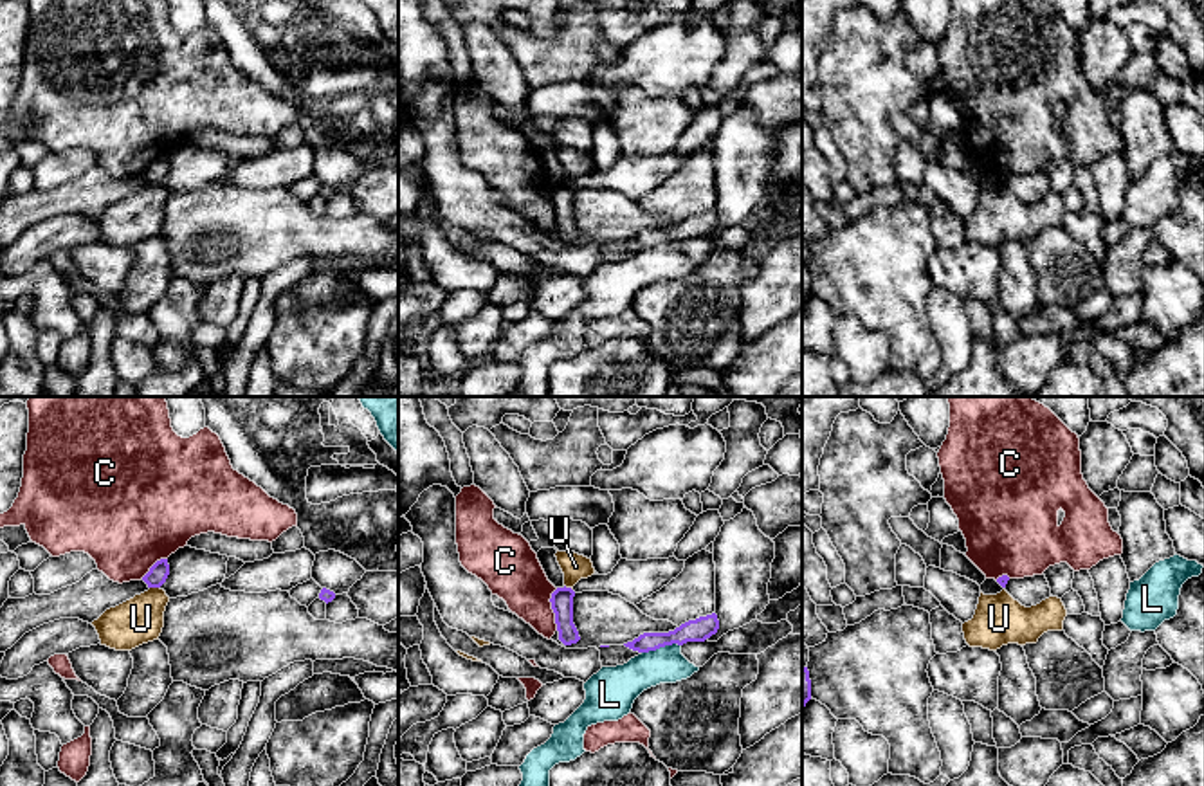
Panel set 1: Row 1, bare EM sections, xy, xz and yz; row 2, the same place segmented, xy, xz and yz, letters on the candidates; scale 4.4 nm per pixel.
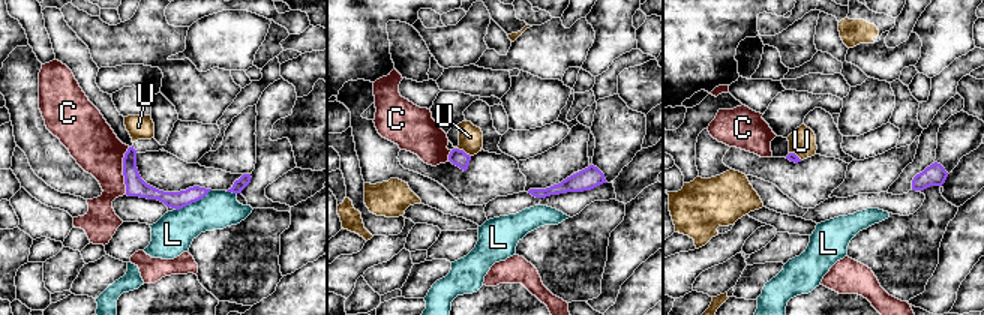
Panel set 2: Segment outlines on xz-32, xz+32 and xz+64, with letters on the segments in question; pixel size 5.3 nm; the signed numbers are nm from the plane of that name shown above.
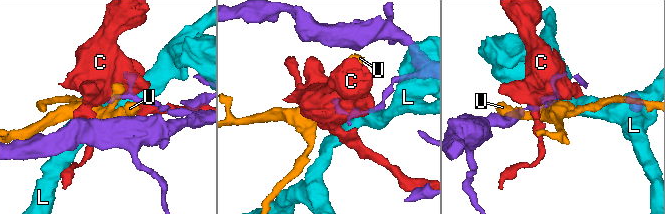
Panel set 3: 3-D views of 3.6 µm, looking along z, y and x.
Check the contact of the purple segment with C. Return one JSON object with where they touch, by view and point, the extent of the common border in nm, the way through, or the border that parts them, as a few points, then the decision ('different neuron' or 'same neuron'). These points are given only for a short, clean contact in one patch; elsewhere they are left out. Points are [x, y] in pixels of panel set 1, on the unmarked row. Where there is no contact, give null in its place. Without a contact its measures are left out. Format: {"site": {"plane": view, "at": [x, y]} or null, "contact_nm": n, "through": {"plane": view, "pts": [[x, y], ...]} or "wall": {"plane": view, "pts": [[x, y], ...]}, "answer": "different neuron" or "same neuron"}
{"site": {"plane": "xz", "at": [552, 204]}, "contact_nm": 190, "answer": "different neuron"}

